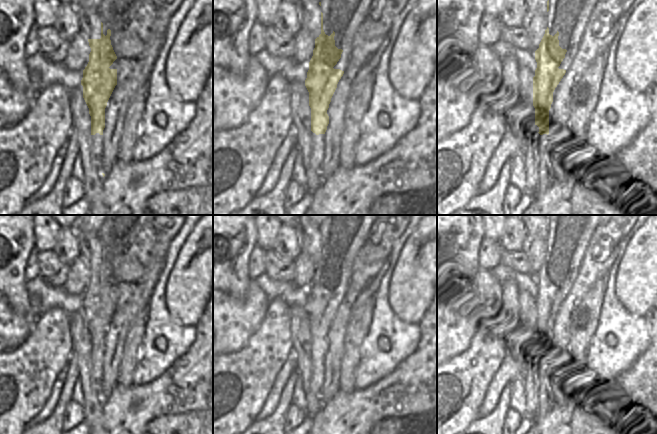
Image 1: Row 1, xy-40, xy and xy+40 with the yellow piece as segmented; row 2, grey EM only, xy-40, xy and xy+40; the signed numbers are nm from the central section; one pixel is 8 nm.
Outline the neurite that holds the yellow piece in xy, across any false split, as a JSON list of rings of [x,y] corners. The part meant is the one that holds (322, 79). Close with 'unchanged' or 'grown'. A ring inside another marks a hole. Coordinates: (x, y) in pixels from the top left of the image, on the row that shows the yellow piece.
[[[297,0],[297,4],[301,10],[302,26],[315,39],[315,48],[305,80],[311,108],[311,131],[316,135],[325,134],[329,124],[327,110],[344,74],[344,71],[333,67],[341,58],[343,50],[335,46],[335,32],[328,36],[323,30],[321,2]]]; grown

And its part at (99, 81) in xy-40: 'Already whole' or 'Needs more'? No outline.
Needs more

